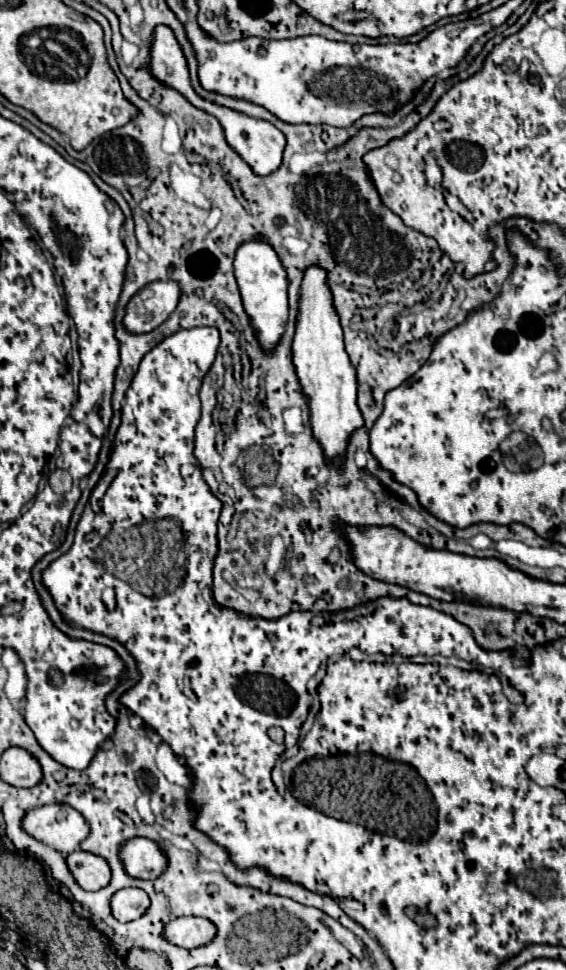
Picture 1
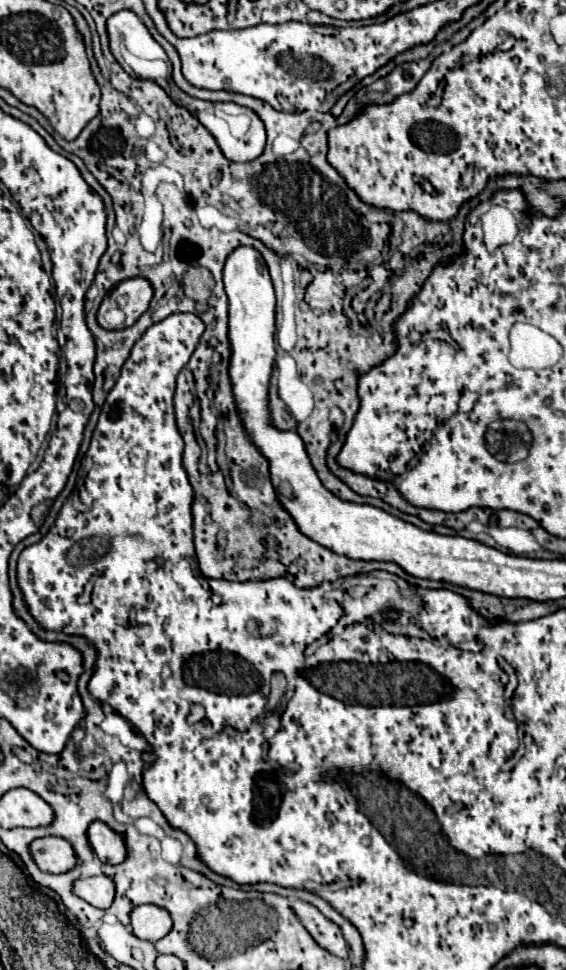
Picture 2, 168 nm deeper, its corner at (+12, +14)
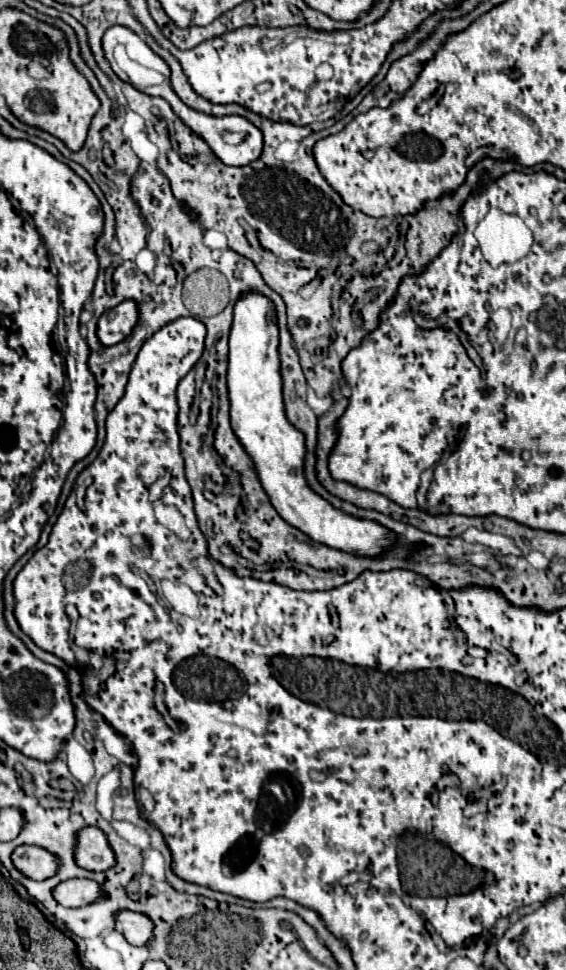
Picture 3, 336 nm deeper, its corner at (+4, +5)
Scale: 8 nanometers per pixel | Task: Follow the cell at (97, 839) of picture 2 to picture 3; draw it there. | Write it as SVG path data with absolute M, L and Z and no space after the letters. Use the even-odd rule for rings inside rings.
M84 827L76 833L76 865L88 871L106 871L114 863L114 853L100 829Z

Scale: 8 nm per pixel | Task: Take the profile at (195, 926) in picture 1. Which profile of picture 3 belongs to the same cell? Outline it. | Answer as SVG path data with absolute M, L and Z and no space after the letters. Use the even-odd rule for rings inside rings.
M118 911L116 913L116 921L122 927L122 935L126 937L126 941L130 945L146 945L152 939L152 921L142 915L142 913L134 913L134 911Z

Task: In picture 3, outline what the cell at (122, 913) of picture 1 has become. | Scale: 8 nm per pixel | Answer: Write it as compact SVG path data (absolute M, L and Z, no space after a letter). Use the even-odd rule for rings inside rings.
M68 879L52 889L54 899L64 907L84 907L102 897L100 885L90 879Z

